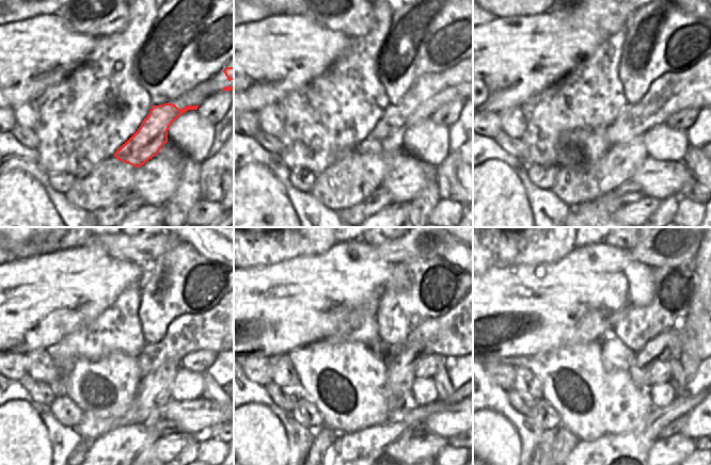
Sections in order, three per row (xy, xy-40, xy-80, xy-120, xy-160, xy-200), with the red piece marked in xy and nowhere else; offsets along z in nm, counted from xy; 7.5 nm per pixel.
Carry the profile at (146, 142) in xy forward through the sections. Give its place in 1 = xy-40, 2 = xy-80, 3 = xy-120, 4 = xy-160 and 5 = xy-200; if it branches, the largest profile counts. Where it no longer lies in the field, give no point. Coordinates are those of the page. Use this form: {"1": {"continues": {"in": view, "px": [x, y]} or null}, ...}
{"1": {"continues": {"in": "xy-40", "px": [385, 139]}}, "2": {"continues": {"in": "xy-80", "px": [634, 119]}}, "3": {"continues": {"in": "xy-120", "px": [152, 356]}}, "4": {"continues": {"in": "xy-160", "px": [451, 350]}}, "5": {"continues": {"in": "xy-200", "px": [690, 343]}}}

